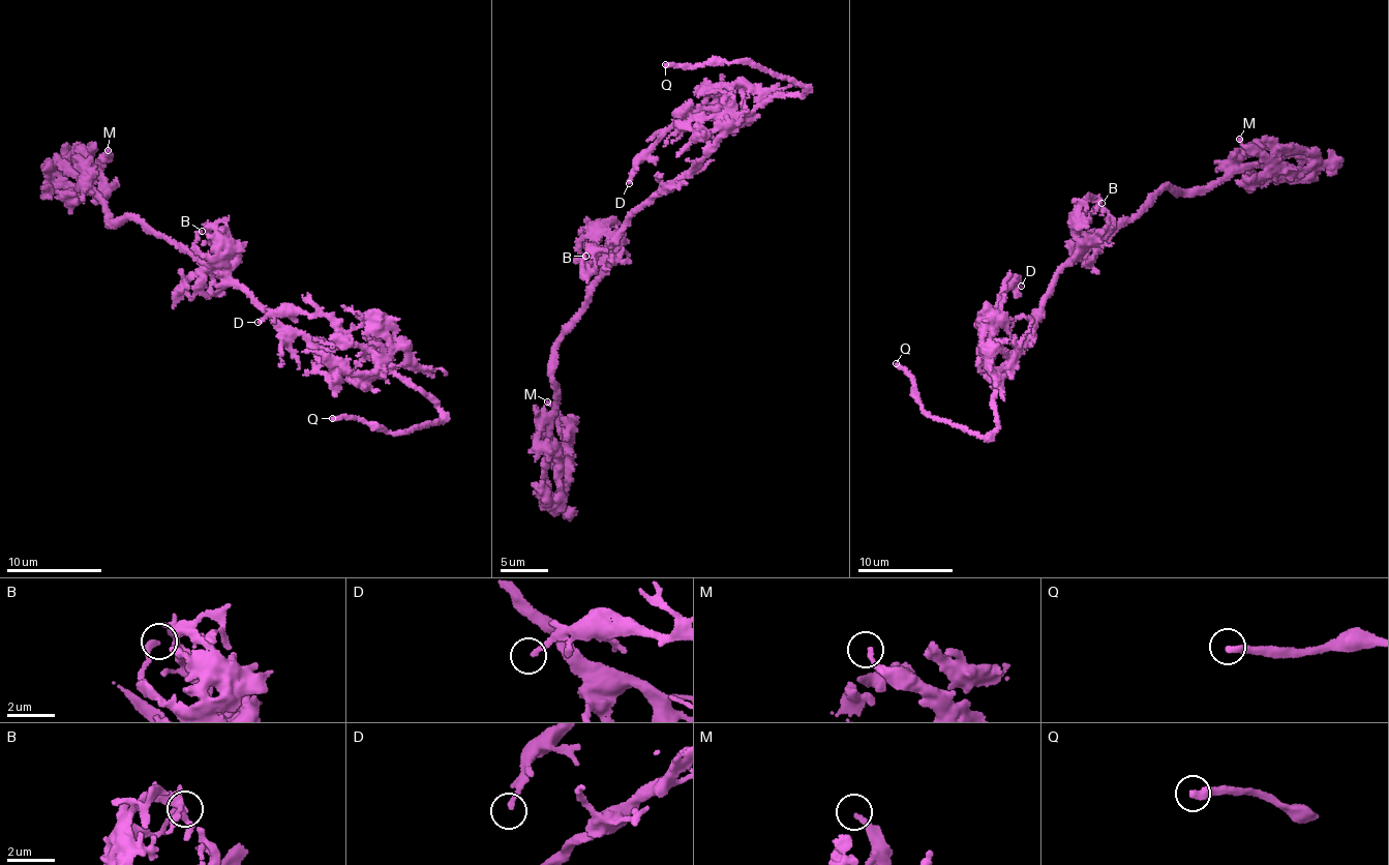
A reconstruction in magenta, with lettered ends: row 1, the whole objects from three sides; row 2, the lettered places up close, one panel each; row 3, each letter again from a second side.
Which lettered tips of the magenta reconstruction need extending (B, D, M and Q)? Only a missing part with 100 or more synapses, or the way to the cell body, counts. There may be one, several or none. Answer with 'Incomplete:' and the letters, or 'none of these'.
Incomplete: Q

